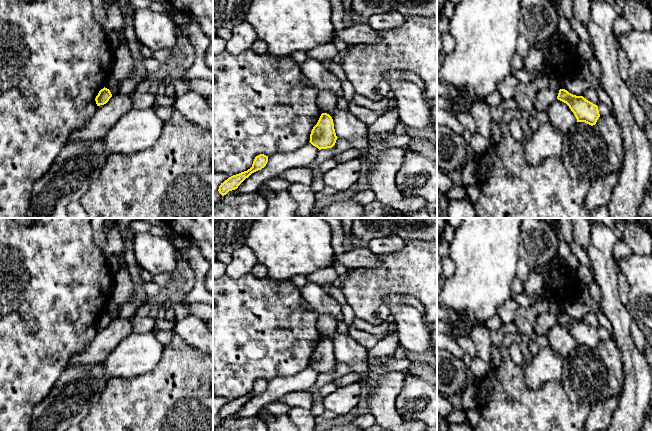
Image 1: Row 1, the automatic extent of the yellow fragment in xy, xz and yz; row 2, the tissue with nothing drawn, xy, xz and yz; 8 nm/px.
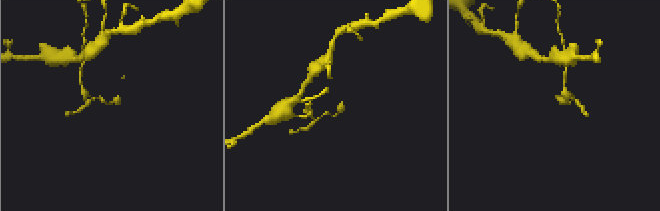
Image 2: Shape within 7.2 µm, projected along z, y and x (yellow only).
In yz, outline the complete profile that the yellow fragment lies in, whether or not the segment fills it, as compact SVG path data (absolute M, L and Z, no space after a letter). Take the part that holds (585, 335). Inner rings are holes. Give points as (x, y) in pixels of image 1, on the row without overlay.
M560 313L557 323L569 330L577 346L585 346L593 350L600 341L598 330L586 324L583 320L576 320L565 313Z

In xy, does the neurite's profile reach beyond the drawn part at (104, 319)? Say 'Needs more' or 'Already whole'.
Already whole

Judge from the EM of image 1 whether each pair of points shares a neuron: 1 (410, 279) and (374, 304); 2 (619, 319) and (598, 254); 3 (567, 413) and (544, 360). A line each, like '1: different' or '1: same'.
1: same
2: same
3: different

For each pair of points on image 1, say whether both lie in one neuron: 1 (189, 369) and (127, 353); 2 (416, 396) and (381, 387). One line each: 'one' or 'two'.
1: two
2: two

